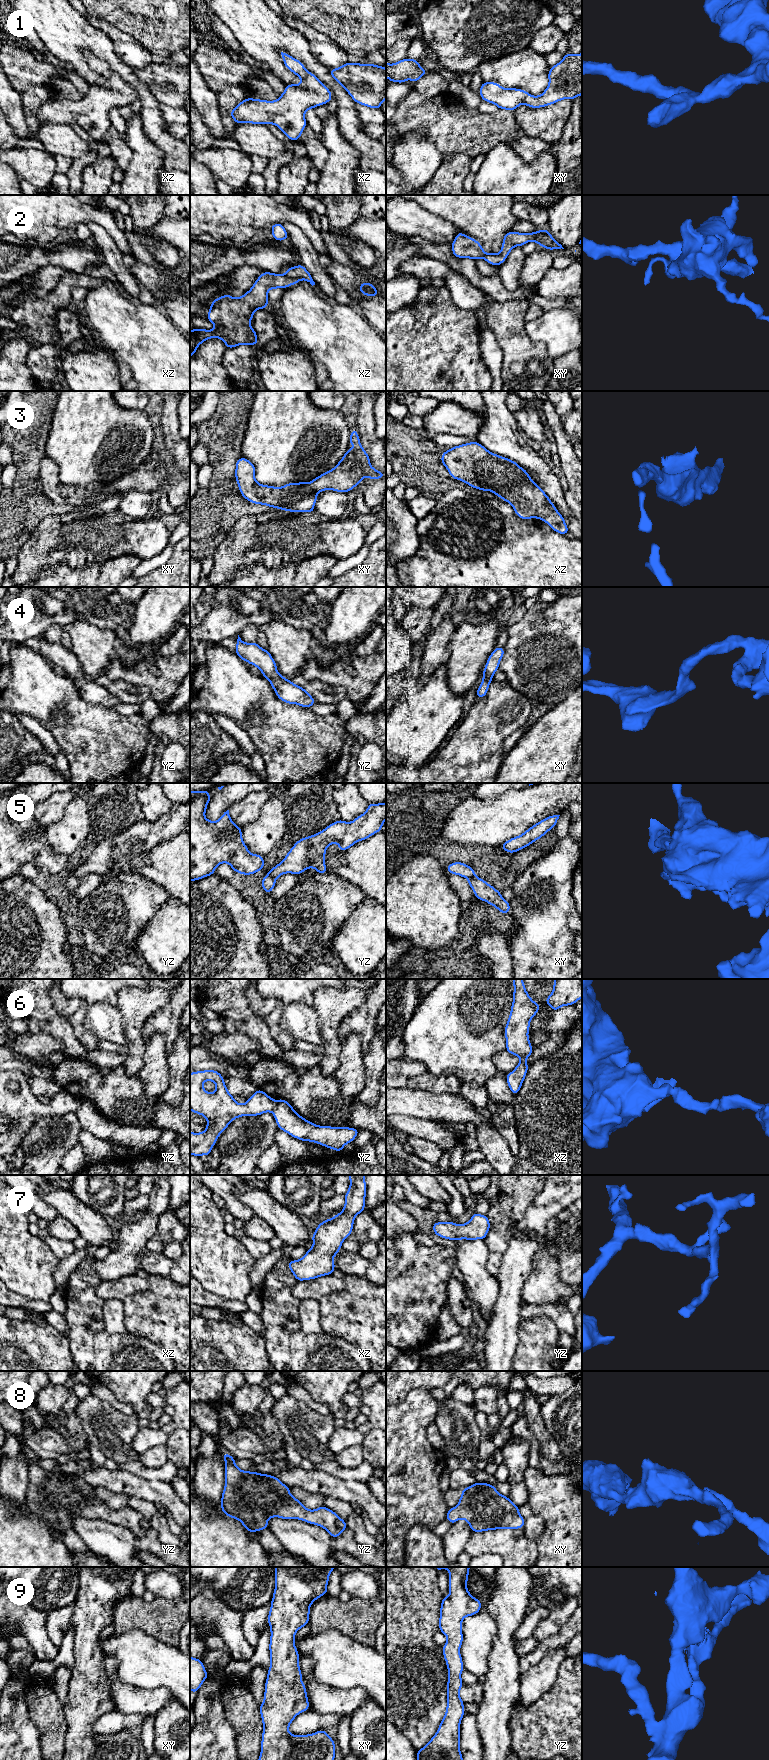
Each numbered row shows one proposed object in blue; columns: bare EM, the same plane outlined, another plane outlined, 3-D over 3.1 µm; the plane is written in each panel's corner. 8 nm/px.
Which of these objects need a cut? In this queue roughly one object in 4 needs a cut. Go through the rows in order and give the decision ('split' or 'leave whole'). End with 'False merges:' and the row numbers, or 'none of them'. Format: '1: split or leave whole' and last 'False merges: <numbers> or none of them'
1: leave whole
2: leave whole
3: leave whole
4: leave whole
5: split
6: split
7: leave whole
8: leave whole
9: leave whole
False merges: 5, 6

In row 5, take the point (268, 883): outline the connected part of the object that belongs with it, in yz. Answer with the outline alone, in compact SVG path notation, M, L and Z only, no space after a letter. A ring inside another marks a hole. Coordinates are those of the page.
M266 875L262 878L261 886L265 892L271 893L276 884L276 878Z

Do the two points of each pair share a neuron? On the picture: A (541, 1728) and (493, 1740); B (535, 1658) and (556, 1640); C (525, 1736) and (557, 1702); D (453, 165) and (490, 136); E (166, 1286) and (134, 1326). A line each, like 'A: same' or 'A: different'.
A: different
B: same
C: same
D: different
E: same

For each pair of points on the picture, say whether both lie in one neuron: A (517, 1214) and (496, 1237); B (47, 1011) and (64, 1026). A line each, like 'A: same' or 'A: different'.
A: different
B: same

